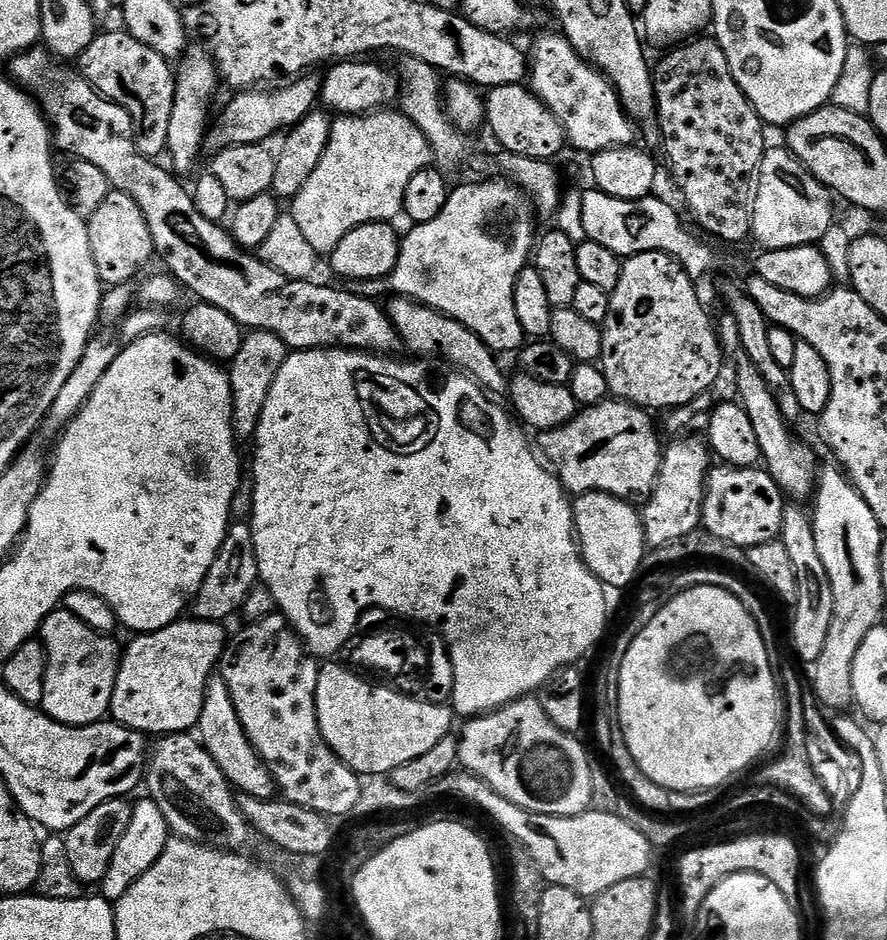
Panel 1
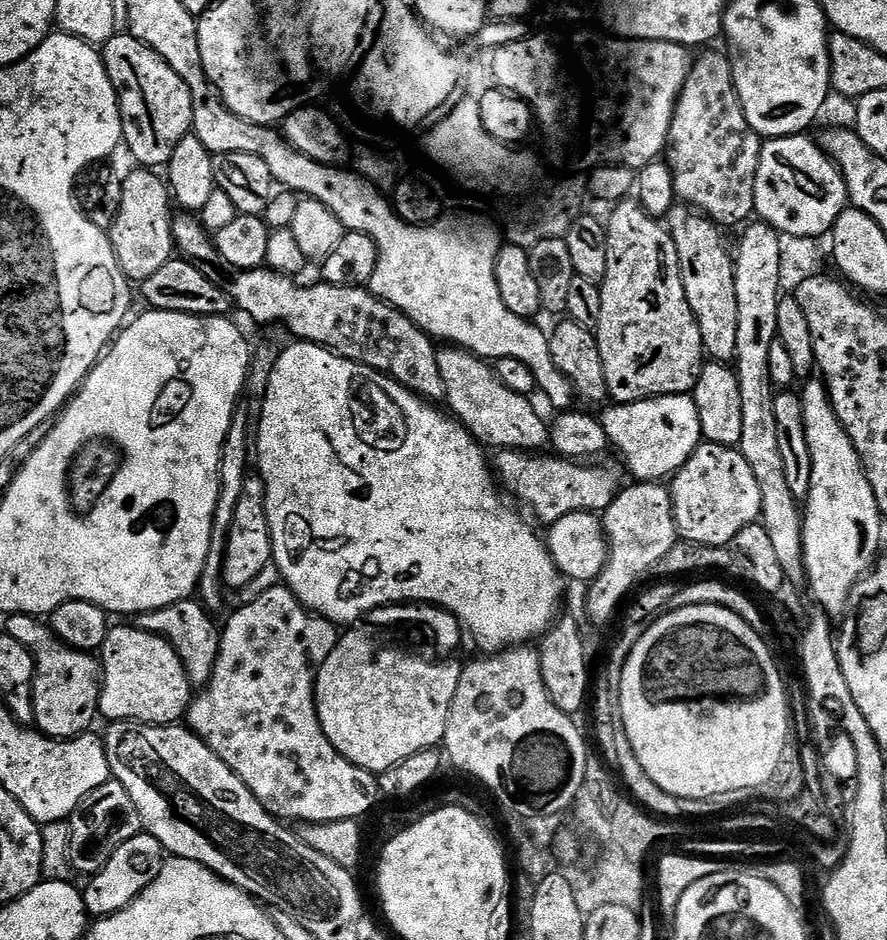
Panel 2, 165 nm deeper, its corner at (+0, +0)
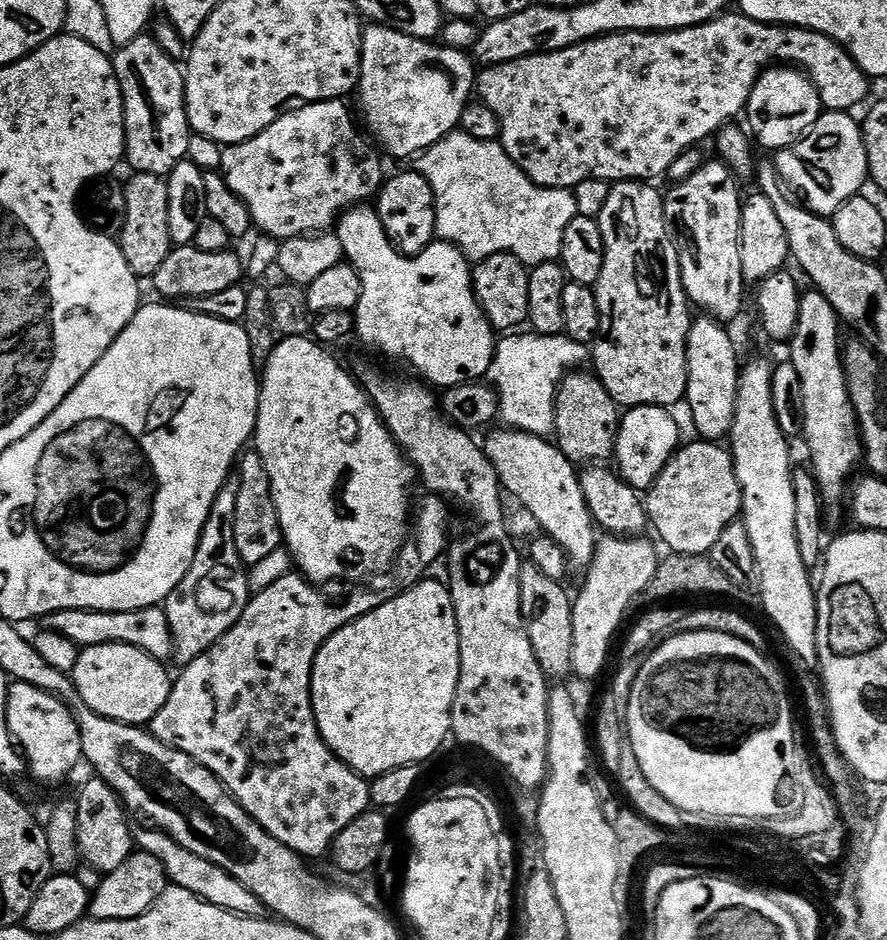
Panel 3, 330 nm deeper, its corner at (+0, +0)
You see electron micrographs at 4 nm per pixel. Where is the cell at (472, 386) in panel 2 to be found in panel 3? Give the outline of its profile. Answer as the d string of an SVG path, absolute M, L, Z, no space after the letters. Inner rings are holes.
M489 431L488 441L482 444L498 474L501 489L509 497L512 495L536 519L543 535L562 546L573 569L587 570L596 553L598 532L582 498L577 465L570 463L566 454L562 454L562 450L551 439L529 432L503 431Z

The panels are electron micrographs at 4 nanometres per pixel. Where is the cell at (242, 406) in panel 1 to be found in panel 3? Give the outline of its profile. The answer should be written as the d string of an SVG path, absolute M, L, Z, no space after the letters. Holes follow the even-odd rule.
M230 478L214 498L194 562L176 590L168 595L162 607L172 631L172 650L181 665L194 662L210 646L218 643L242 618L250 599L248 568L234 546L234 509L238 503L238 479Z

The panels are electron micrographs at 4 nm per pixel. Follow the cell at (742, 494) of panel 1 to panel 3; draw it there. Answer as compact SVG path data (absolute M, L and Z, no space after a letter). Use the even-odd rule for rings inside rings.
M702 439L695 443L685 443L646 492L651 531L660 535L659 543L664 543L669 553L678 556L708 556L722 530L741 519L743 506L729 449Z

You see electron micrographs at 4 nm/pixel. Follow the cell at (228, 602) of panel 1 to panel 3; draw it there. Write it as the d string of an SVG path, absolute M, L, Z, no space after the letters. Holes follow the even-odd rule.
M255 450L245 451L238 461L238 503L234 509L234 546L238 546L238 554L244 565L251 566L263 562L269 554L274 554L274 550L278 550L283 544L284 531L280 525L278 510L274 506L270 474L266 474L264 460Z

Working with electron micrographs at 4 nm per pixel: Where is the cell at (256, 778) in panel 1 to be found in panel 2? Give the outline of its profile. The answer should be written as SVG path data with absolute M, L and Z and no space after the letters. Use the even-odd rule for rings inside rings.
M189 598L182 602L174 602L165 608L159 608L153 612L141 612L135 617L135 627L160 636L168 640L180 655L180 661L184 664L184 673L193 685L207 685L208 679L212 677L212 671L218 658L220 649L221 629L211 620L209 611L199 599Z

